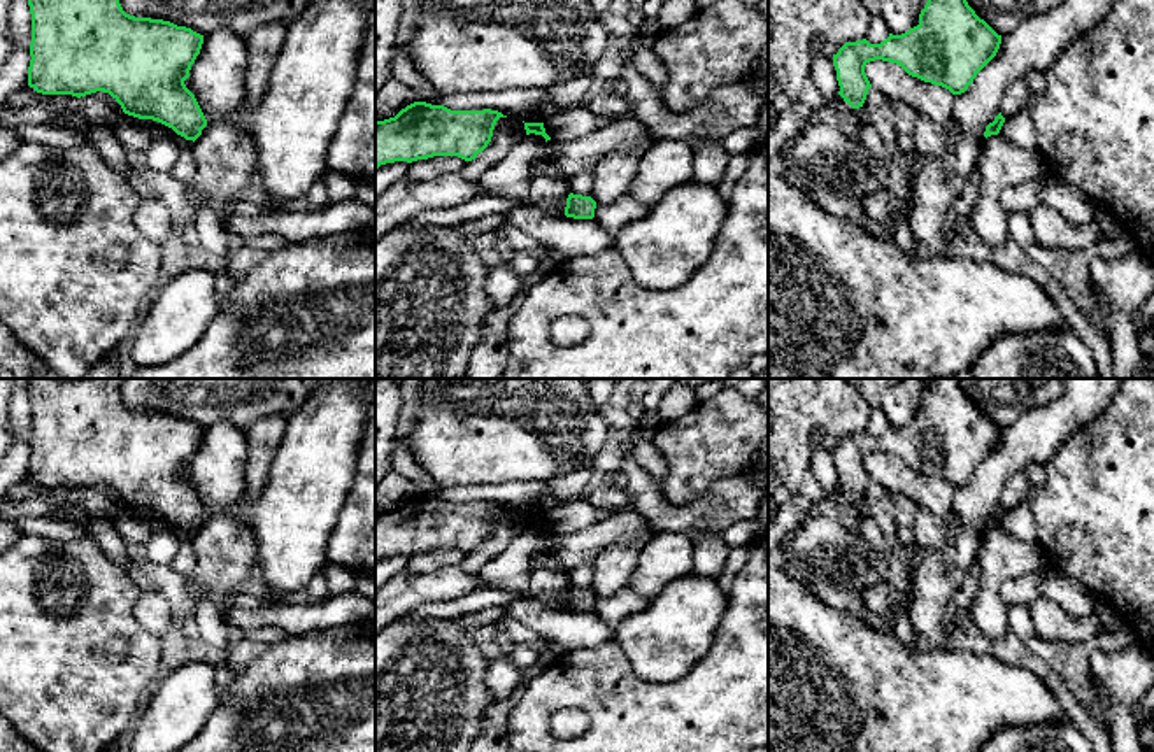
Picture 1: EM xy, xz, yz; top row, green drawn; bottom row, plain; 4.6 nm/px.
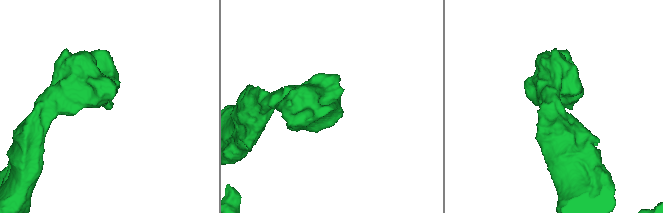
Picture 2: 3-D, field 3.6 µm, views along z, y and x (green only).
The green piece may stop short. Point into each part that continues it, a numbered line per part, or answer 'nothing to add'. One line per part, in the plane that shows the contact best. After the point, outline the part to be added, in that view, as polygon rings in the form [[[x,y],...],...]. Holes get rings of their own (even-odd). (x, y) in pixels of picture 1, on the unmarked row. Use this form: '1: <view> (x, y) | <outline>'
nothing to add

